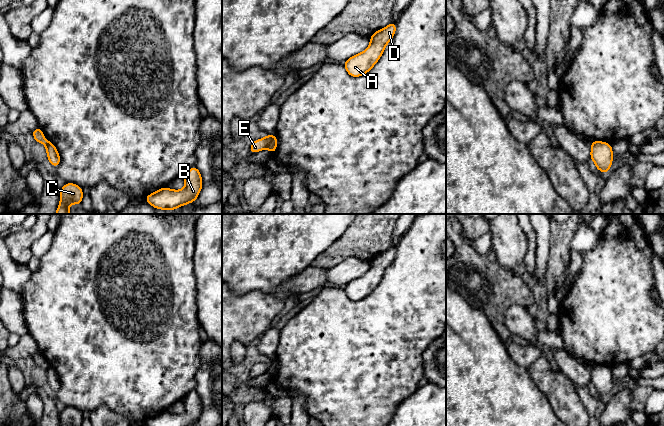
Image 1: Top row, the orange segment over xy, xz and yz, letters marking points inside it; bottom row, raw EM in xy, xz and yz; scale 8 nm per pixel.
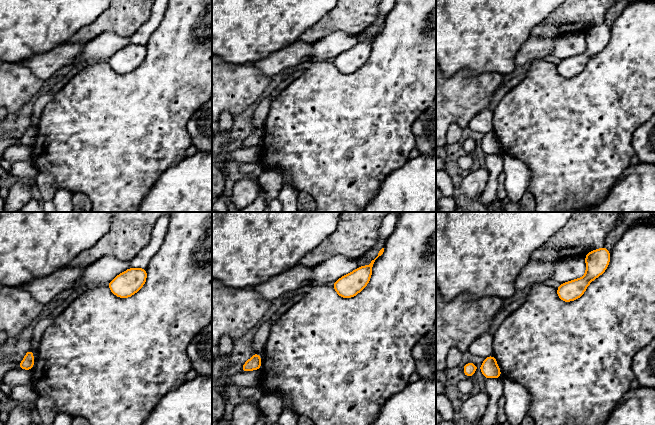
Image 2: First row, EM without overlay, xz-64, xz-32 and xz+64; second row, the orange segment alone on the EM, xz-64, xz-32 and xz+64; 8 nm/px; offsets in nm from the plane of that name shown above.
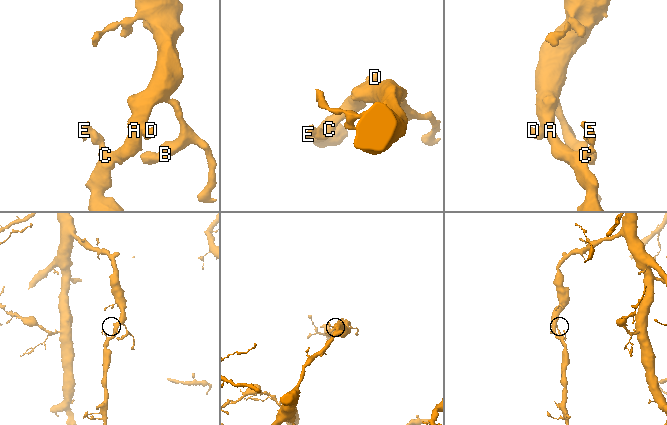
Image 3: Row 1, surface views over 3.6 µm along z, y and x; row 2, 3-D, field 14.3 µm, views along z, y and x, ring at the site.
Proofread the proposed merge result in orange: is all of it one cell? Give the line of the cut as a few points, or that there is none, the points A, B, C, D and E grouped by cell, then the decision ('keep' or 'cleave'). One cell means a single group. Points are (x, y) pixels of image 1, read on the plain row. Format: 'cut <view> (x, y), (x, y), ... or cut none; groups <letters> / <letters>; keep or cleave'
cut xz (273, 359), (266, 371); groups A B C D / E; cleave

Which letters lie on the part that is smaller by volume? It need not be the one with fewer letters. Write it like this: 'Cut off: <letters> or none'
Cut off: E

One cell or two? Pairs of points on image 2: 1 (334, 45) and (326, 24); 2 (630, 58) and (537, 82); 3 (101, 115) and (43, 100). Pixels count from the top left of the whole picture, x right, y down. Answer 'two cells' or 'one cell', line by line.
1: two cells
2: one cell
3: two cells

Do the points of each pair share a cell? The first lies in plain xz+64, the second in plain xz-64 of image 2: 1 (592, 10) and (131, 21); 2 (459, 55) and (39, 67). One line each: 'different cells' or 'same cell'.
1: same cell
2: different cells

